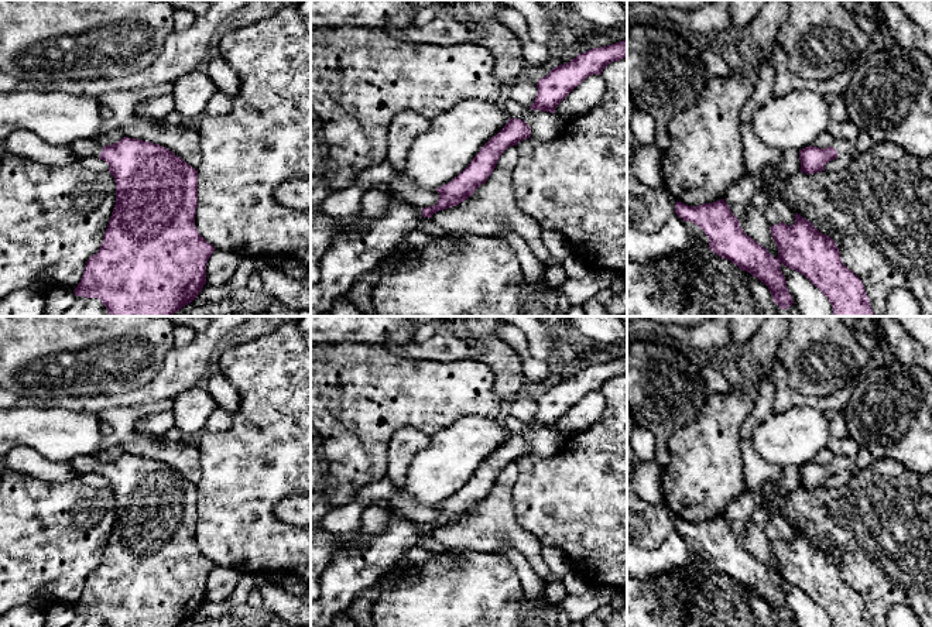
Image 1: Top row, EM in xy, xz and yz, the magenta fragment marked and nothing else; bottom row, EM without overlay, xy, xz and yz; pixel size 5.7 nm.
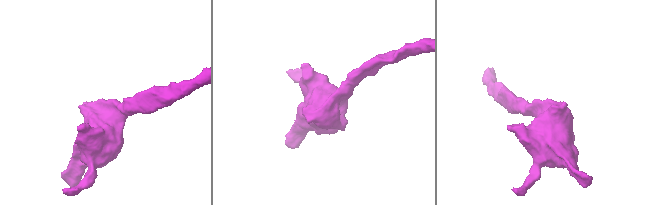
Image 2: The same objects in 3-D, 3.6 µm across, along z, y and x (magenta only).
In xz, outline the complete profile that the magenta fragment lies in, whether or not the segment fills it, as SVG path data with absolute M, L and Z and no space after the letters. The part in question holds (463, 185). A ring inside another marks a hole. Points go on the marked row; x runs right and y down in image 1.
M510 119L450 182L439 186L439 201L429 208L419 208L398 196L384 217L354 239L339 237L319 261L321 278L311 287L311 316L328 312L336 297L347 294L356 280L376 268L422 217L465 202L483 185L496 168L500 155L511 145L530 138L530 126L520 119Z

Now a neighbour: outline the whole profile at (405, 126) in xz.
M400 112L390 123L387 134L387 160L395 174L404 168L412 141L429 127L429 120L414 112Z

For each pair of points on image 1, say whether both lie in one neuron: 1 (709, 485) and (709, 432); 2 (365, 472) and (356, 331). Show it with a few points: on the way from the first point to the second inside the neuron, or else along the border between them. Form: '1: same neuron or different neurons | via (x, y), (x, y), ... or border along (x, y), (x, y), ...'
1: same neuron | via (708, 472), (709, 445)
2: different neurons | border along (325, 342), (362, 342), (381, 346)

